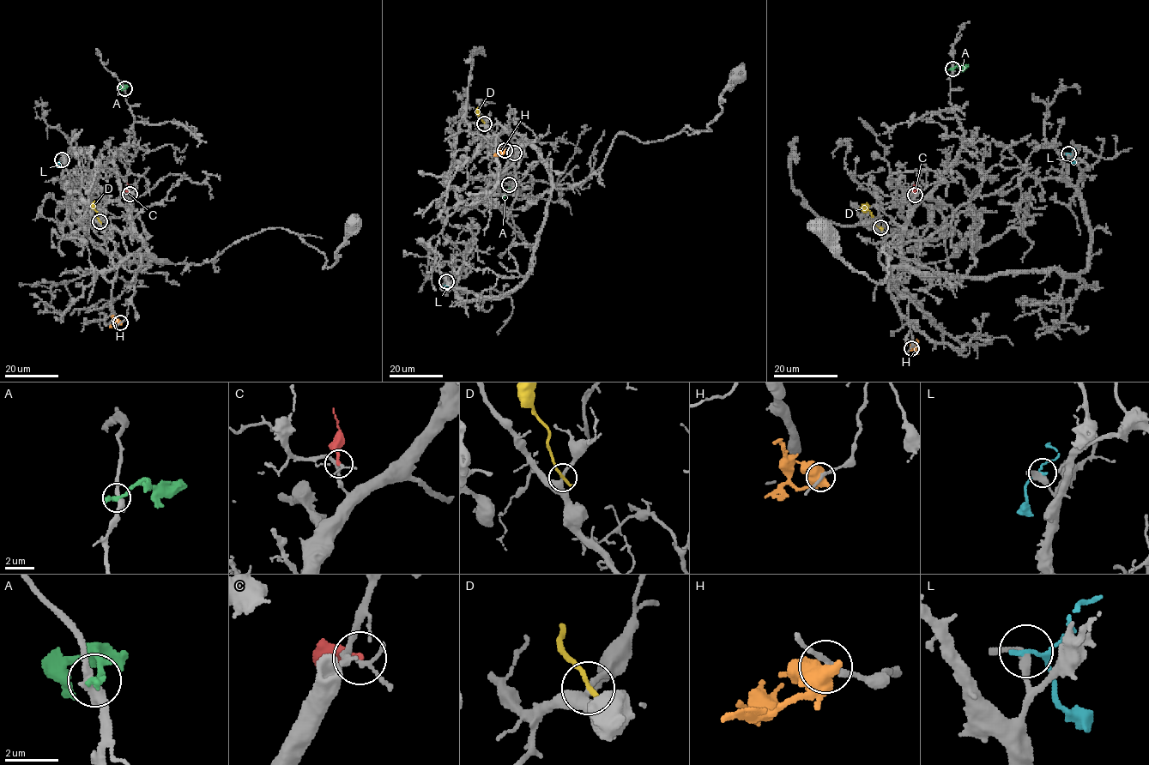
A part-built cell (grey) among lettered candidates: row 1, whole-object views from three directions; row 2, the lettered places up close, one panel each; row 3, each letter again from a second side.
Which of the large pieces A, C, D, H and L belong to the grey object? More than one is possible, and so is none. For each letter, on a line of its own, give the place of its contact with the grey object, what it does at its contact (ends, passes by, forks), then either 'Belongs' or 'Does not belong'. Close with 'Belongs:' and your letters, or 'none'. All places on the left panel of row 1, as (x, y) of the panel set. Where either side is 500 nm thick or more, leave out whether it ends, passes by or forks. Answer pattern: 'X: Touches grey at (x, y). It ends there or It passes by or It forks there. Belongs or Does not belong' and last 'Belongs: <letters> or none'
A: Touches grey at (124, 88). It ends there. Does not belong
C: Touches grey at (130, 194). It ends there. Does not belong
D: Touches grey at (99, 221). It ends there. Does not belong
H: Touches grey at (120, 322). Does not belong
L: Touches grey at (62, 159). It passes by. Does not belong
Belongs: none

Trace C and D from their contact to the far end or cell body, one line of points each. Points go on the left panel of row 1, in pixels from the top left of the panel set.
C: (130, 194), (126, 183)
D: (99, 221), (93, 204)

